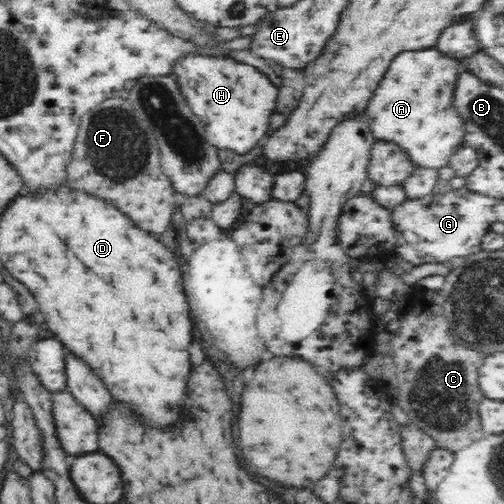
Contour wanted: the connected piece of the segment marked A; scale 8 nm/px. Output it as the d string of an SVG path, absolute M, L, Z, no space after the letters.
M436 48L418 50L418 52L400 52L390 66L386 76L380 80L374 96L366 108L370 128L378 140L392 140L412 159L412 163L421 168L442 169L449 165L450 154L465 140L464 136L454 136L446 144L448 148L430 148L426 146L424 126L428 120L442 122L448 120L448 114L454 110L453 92L458 74L464 70L460 60L442 54Z

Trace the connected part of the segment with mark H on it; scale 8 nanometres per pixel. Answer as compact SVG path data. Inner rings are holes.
M188 52L178 60L174 60L172 73L176 74L177 86L180 87L181 95L186 98L186 102L190 104L192 112L202 118L206 140L212 146L218 146L220 154L224 156L228 154L228 158L232 158L234 154L236 156L246 154L250 150L254 154L254 146L268 130L272 110L276 108L278 88L262 72L244 74L246 70L248 72L256 70L254 66L240 64L230 58L218 58L218 56L221 55L214 54L212 58L212 55L201 55L201 52Z

